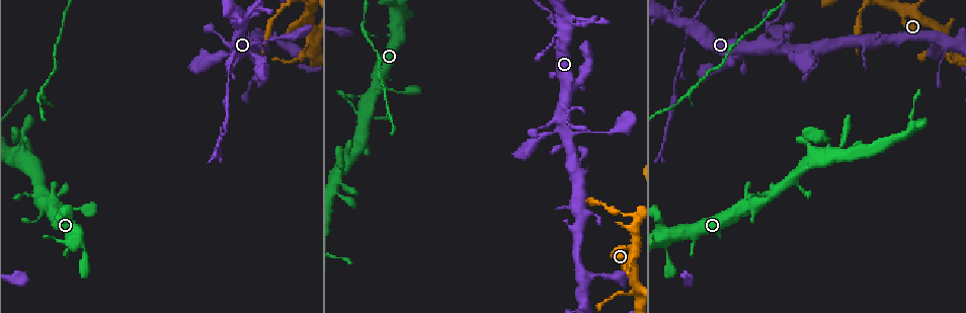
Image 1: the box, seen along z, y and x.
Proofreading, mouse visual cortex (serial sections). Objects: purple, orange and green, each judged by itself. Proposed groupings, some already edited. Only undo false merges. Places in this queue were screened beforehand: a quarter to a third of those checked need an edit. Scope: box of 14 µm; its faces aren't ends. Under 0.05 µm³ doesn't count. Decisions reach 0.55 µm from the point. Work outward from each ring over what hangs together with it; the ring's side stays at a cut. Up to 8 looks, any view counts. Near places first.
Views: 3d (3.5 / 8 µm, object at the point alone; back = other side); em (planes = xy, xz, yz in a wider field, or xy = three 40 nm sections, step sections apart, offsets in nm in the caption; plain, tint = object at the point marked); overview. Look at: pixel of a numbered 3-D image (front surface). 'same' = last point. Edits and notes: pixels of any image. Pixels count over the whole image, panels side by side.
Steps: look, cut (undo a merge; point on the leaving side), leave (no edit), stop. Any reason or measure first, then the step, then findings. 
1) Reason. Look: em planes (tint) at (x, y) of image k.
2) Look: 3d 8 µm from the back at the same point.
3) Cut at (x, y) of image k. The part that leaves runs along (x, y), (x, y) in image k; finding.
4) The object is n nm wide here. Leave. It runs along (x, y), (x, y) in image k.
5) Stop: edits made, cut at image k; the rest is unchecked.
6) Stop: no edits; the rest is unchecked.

Thick turns thin. Look: 3d 3.5 µm at (814, 67) of image 1.

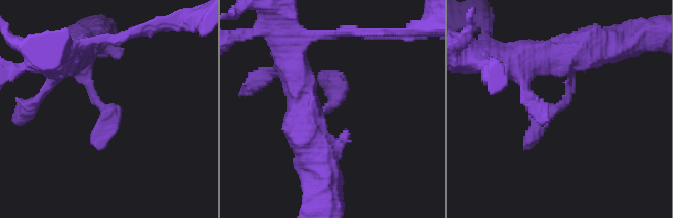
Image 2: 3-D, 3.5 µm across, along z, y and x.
Look: em xy step 3 (tint) at (335, 102) of image 2.

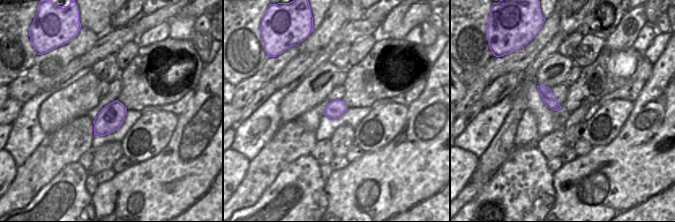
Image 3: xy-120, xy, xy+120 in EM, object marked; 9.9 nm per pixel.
Cut it another way. Look: em xy step 5 (tint) at the same point.

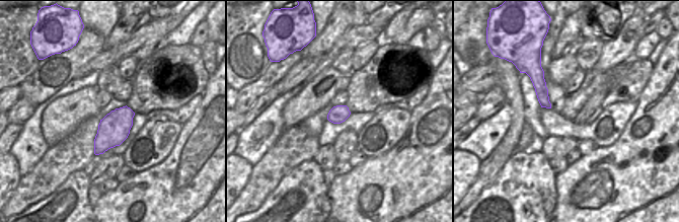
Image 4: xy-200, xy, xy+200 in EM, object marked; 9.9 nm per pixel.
Leave. It runs along (569, 55), (569, 98), (527, 148) in image 2; all the same cell.

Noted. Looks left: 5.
Thin neck. Look: 3d 3.5 µm at (600, 201) of image 1.

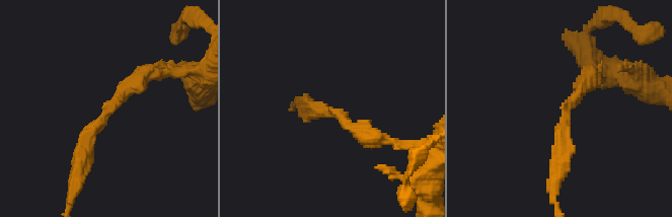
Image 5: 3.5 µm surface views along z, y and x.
Need the tissue. Look: em xy step 1 (tint) at (566, 119) of image 5.

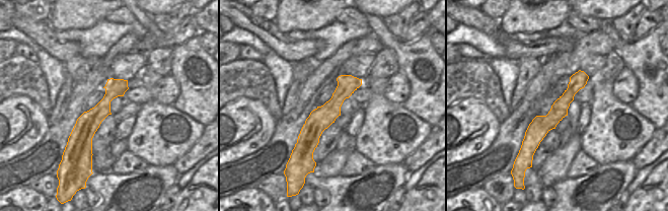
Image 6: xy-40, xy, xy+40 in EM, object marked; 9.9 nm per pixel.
Cut at (558, 136) of image 5. The part that leaves runs along (566, 112), (555, 202) in image 5; a second cell is stuck on.

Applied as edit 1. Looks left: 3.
Sudden change in width. Look: 3d 3.5 µm at (376, 118) of image 1.

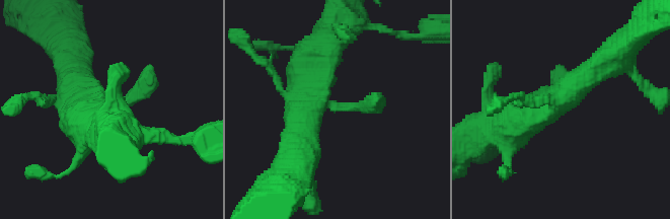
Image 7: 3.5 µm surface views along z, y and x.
Look: em xy step 1 (tint) at (326, 103) of image 7.

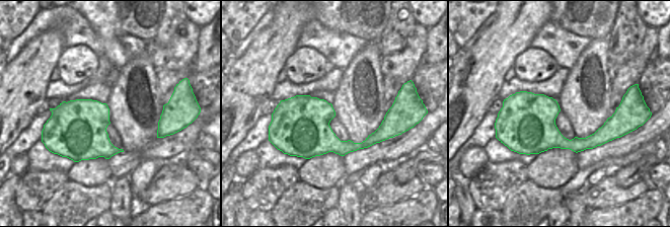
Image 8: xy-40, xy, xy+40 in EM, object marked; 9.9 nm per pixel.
Look: em xy step 2 (tint) at the same point.

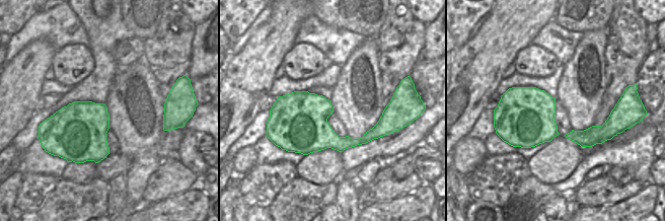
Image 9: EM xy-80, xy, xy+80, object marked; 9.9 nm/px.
Leave. One cell here.

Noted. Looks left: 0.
Stop: edits made, cut at image 5; the rest is unchecked.

